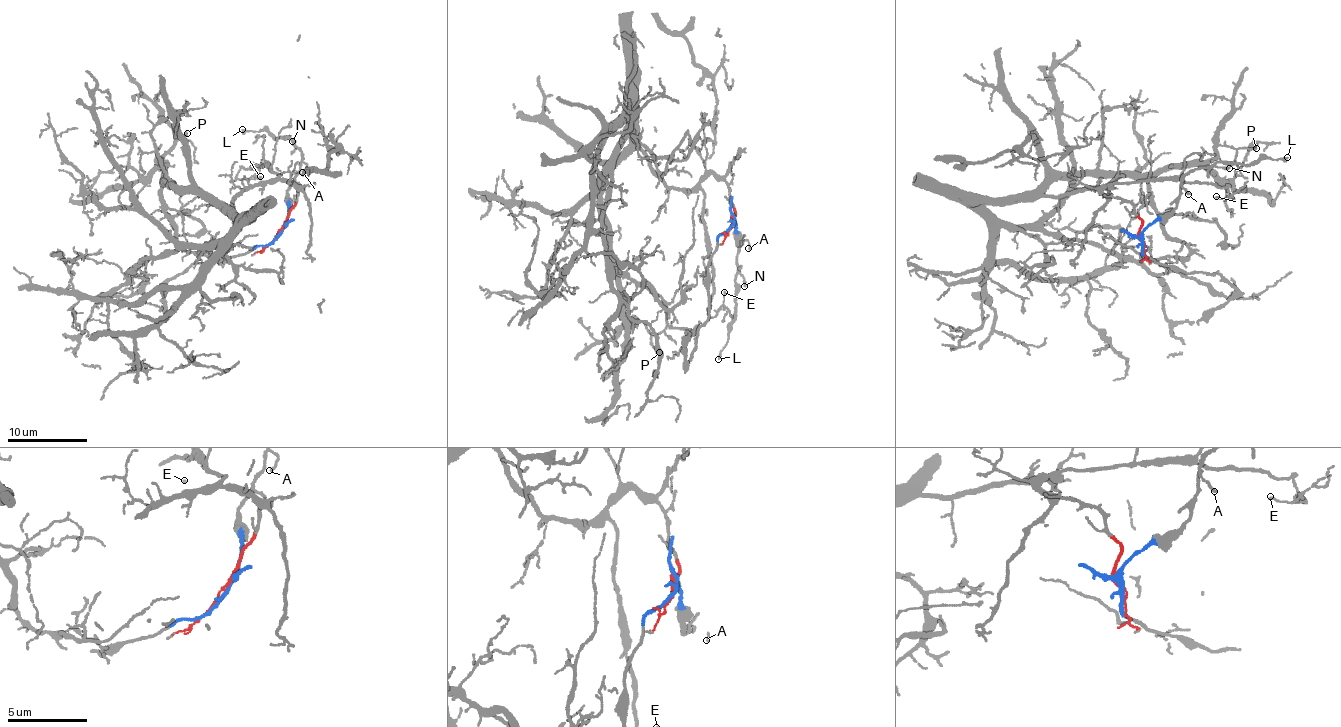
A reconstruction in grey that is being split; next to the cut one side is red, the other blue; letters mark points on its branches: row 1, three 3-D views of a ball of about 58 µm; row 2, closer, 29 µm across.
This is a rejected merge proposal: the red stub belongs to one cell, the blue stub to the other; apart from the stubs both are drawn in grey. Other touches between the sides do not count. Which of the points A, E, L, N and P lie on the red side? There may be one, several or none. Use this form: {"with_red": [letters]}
{"with_red": ["E", "P"]}

